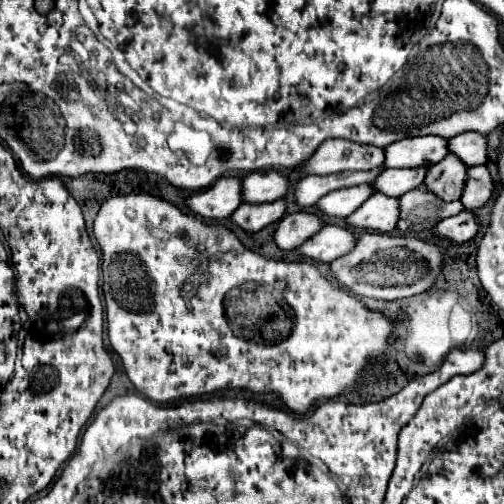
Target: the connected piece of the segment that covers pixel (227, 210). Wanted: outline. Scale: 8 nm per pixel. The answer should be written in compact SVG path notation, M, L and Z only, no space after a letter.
M223 177L213 187L187 197L185 205L203 219L225 219L241 205L241 179Z

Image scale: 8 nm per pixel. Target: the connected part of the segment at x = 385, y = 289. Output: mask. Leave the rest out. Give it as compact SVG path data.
M363 233L357 237L353 251L331 263L331 273L341 287L353 291L359 297L393 301L431 289L441 271L441 263L443 249L439 249L437 245L413 237Z

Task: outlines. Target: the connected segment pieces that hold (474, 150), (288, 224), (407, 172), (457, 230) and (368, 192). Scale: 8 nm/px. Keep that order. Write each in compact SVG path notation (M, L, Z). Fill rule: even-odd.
M481 133L455 135L447 139L447 149L469 167L487 163L487 141Z
M291 213L279 221L279 227L273 231L273 241L279 249L295 249L315 235L321 225L323 221L313 213Z
M427 167L417 169L383 169L377 179L371 183L377 193L389 197L401 197L403 193L419 187L423 183Z
M461 211L459 215L453 215L453 217L447 217L443 221L439 221L431 233L437 237L437 239L443 239L443 241L453 241L453 243L465 243L469 239L475 237L477 233L477 221L475 221L475 215L471 211Z
M369 183L351 187L351 189L337 189L335 193L327 193L319 203L315 205L319 213L327 217L347 217L351 215L361 203L365 203L367 197L371 197L375 191Z

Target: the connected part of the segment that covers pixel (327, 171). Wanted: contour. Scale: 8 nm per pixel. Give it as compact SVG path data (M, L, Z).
M327 139L303 163L305 175L333 175L343 171L371 171L383 165L383 149L345 139Z

